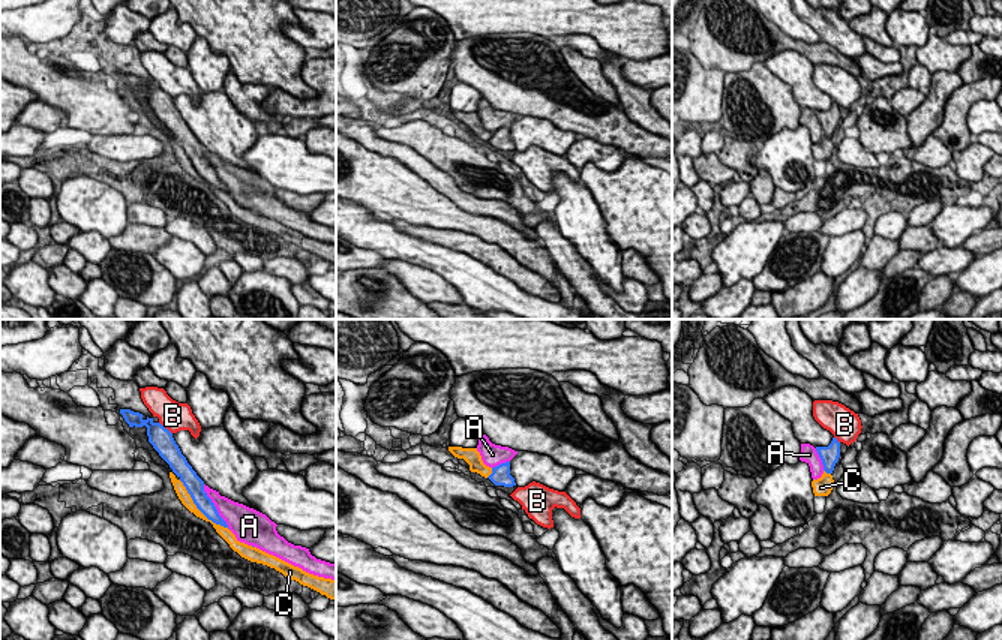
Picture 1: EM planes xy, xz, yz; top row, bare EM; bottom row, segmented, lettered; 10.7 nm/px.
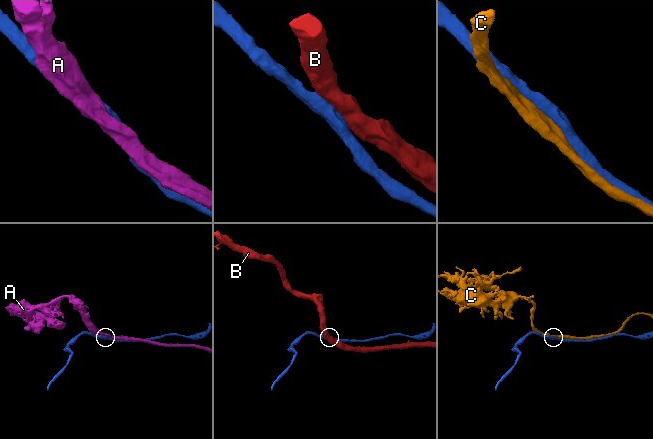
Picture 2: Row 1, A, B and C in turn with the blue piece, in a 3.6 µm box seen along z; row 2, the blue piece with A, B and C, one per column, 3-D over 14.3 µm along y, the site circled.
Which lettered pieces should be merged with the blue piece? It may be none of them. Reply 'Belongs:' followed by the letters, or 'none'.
Belongs: C

